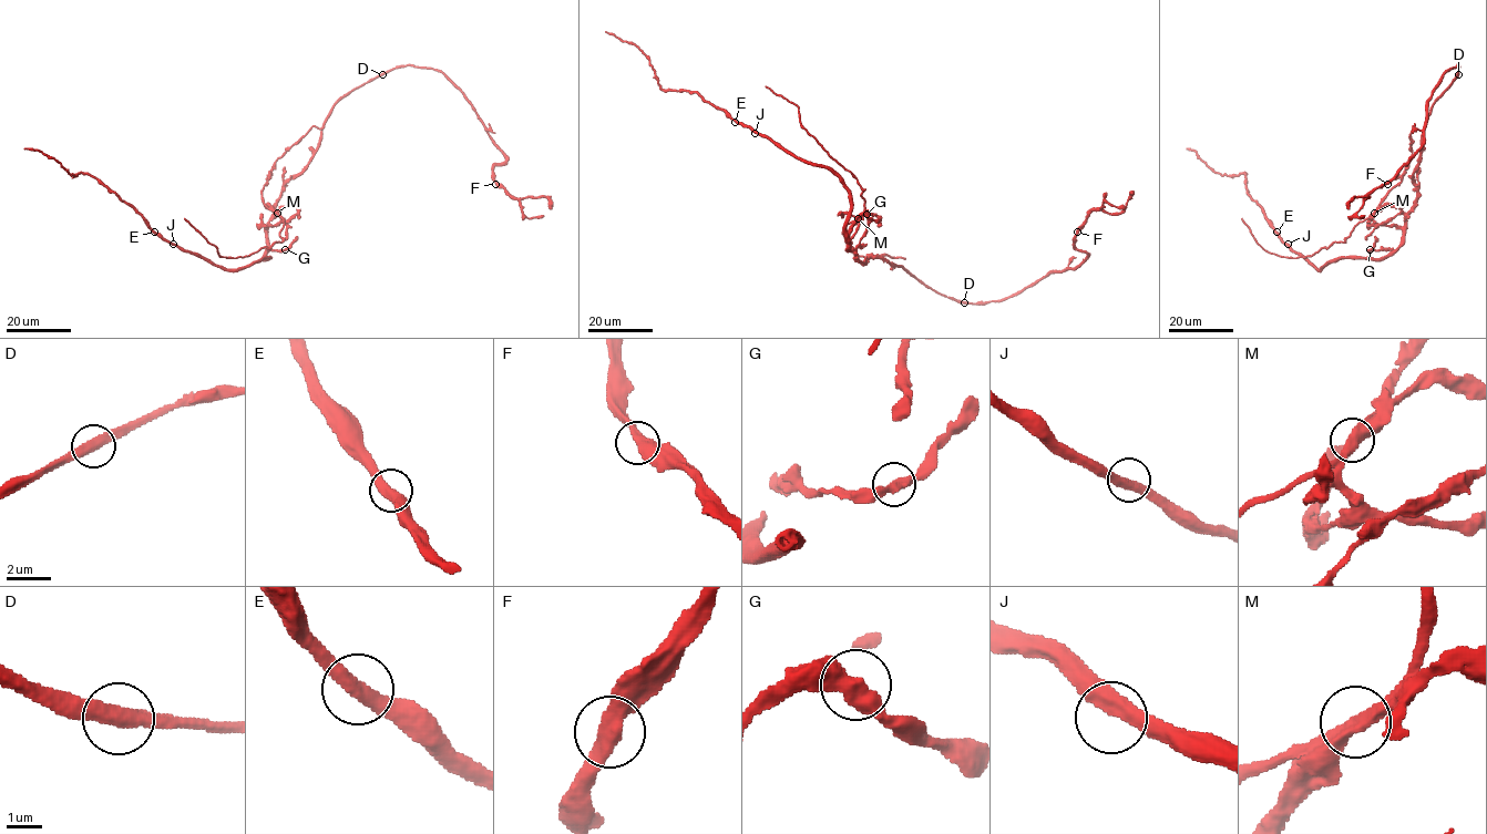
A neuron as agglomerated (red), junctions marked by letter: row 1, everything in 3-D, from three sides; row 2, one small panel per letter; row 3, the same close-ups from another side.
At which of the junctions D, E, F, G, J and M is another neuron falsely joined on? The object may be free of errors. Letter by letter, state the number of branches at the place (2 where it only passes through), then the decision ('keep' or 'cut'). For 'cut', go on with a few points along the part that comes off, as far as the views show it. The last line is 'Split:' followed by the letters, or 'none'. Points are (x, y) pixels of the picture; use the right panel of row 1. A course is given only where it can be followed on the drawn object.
D: 2 | keep
E: 2 | keep
F: 2 | keep
G: 2 | keep
J: 2 | keep
M: 2 | cut | (1374, 213), (1359, 223), (1344, 242), (1333, 242), (1311, 256), (1295, 258), (1267, 251), (1241, 218)
Split: M

